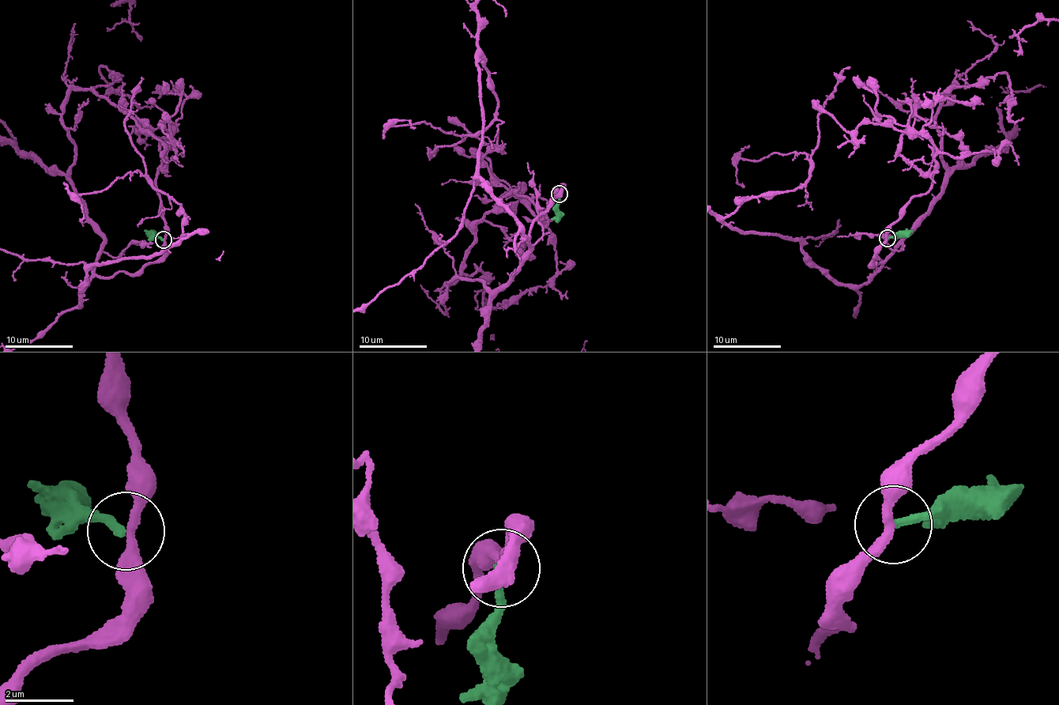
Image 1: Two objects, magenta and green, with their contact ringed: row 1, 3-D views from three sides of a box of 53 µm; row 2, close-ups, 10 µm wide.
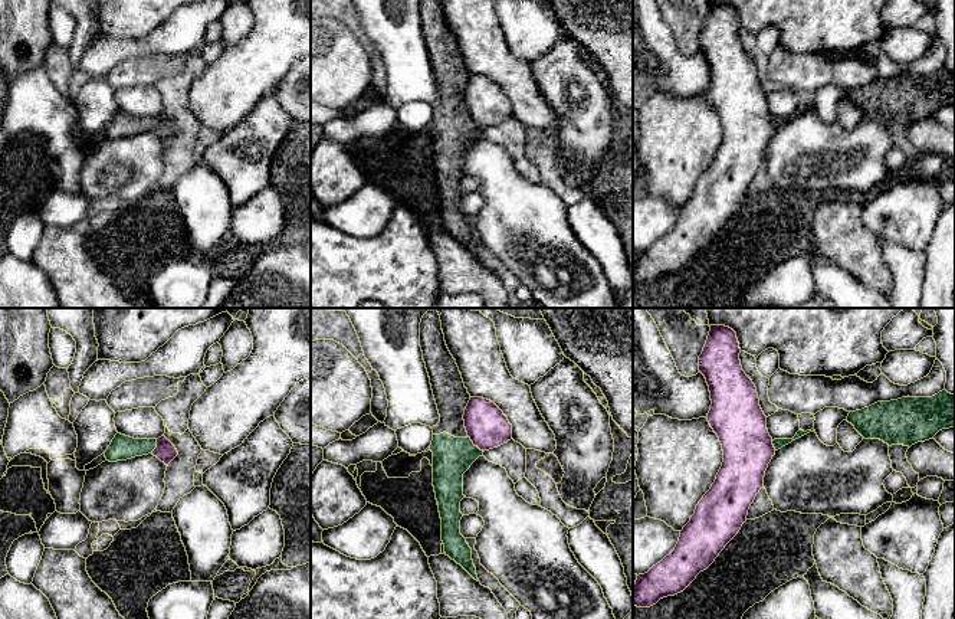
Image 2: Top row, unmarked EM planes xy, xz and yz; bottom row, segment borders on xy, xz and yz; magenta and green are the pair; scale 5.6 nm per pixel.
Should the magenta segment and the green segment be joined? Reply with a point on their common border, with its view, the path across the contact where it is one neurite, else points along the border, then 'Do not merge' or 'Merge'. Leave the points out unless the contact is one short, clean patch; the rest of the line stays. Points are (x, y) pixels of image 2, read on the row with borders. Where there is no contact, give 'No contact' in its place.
Touches magenta at xz (475, 445). Boundary: xz (468, 435), (483, 451). Do not merge

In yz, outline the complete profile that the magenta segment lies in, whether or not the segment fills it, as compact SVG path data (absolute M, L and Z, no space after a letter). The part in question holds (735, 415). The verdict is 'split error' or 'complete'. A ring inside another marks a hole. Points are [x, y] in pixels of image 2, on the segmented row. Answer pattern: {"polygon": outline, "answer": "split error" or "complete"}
{"polygon": "M725 325L709 327L706 344L699 356L699 371L709 386L712 405L706 419L719 438L723 462L710 489L680 531L675 550L647 573L637 576L633 586L633 605L637 607L650 607L663 597L683 592L715 561L746 521L748 510L764 487L765 471L775 455L757 387L741 366L736 333Z", "answer": "complete"}

